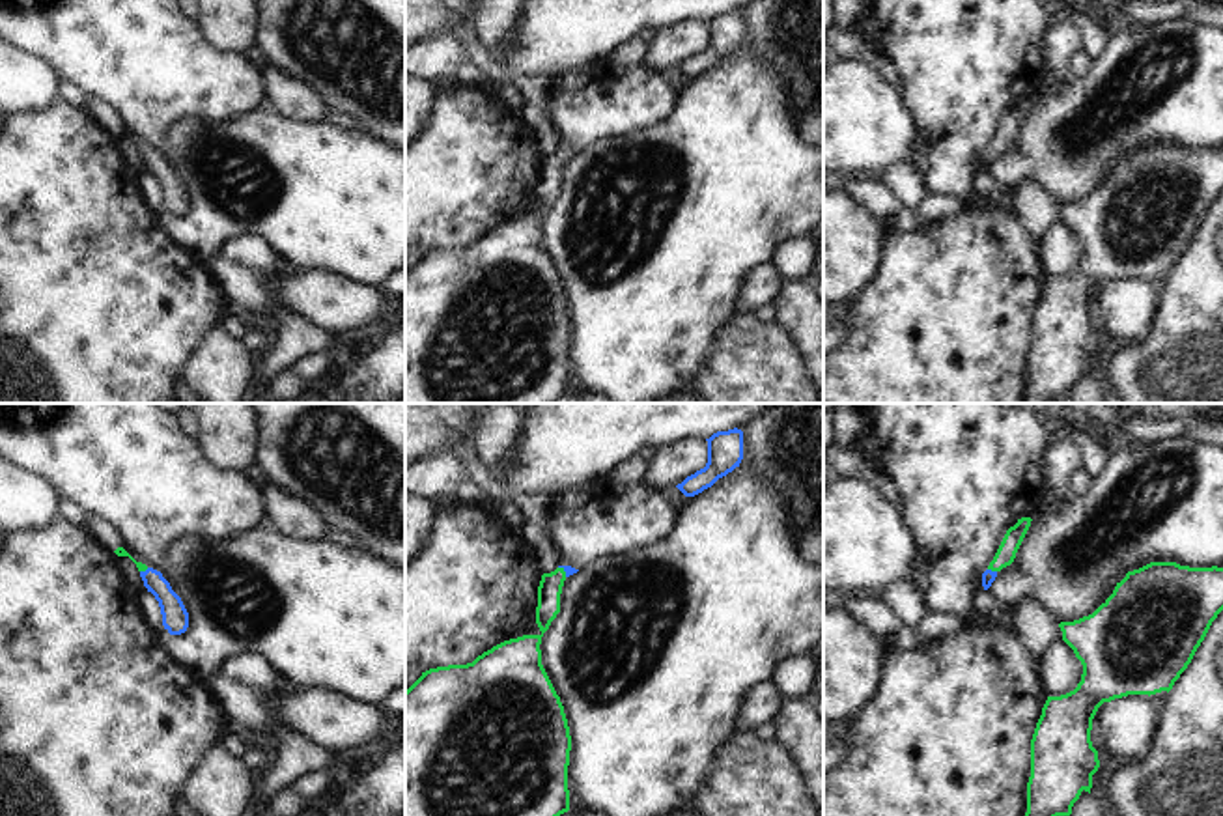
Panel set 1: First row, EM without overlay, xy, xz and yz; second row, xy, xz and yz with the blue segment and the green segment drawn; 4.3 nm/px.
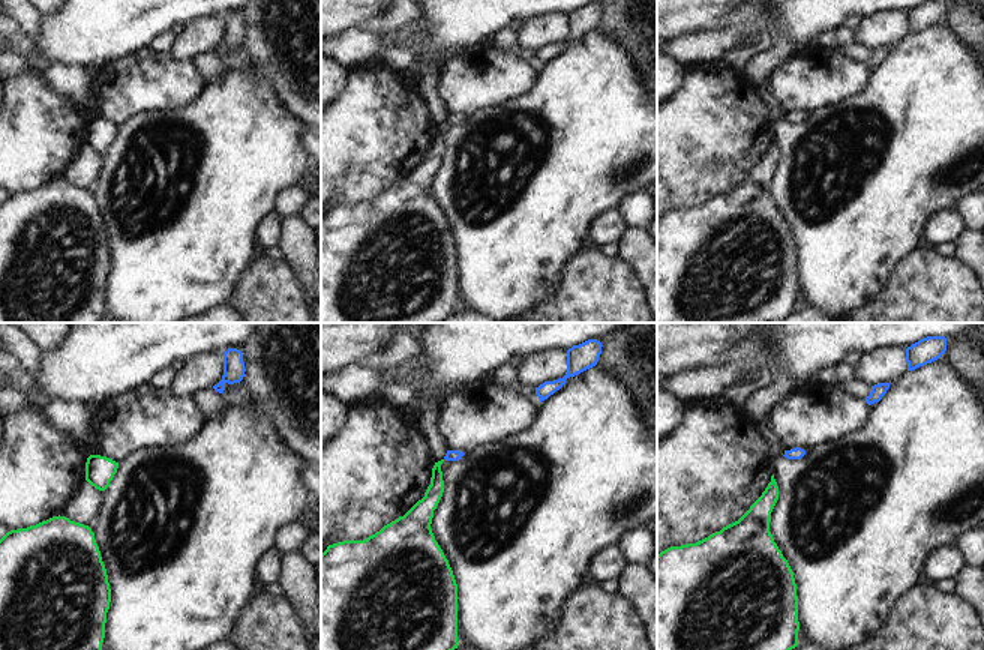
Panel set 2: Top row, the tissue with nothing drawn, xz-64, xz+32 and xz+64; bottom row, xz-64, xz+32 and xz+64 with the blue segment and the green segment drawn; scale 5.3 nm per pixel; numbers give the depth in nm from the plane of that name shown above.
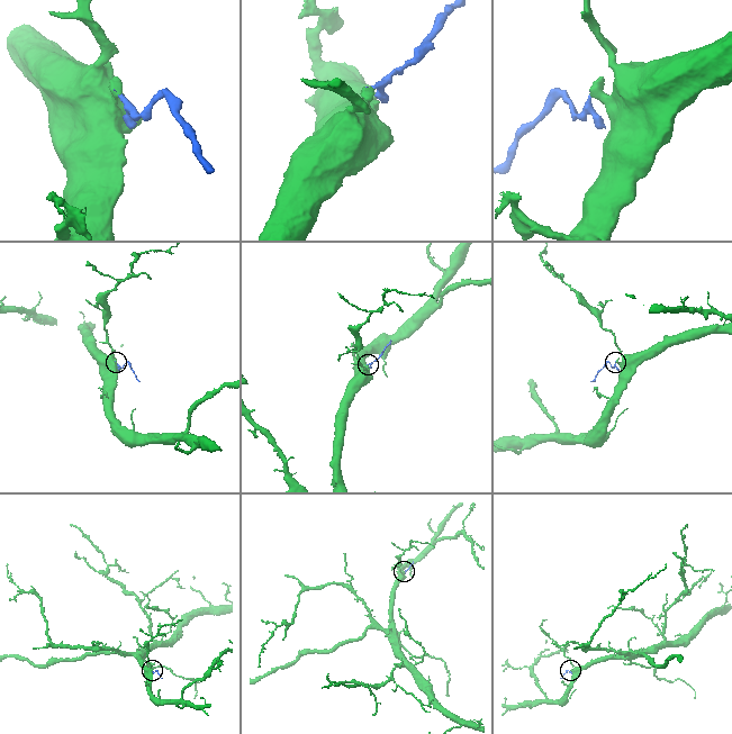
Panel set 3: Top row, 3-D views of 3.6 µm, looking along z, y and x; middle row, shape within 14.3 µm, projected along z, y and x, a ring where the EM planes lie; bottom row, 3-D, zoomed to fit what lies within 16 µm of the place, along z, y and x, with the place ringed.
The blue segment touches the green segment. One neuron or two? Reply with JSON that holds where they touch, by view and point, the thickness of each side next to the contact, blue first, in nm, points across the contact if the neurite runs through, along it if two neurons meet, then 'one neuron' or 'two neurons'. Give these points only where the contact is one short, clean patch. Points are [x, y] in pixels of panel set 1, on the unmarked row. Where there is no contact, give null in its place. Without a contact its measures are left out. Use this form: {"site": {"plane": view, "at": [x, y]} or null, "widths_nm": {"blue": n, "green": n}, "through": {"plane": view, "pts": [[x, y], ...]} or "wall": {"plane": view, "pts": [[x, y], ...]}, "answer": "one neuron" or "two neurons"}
{"site": {"plane": "yz", "at": [990, 152]}, "widths_nm": {"blue": 60, "green": 90}, "through": {"plane": "yz", "pts": [[988, 157], [990, 152], [1005, 137]]}, "answer": "one neuron"}

